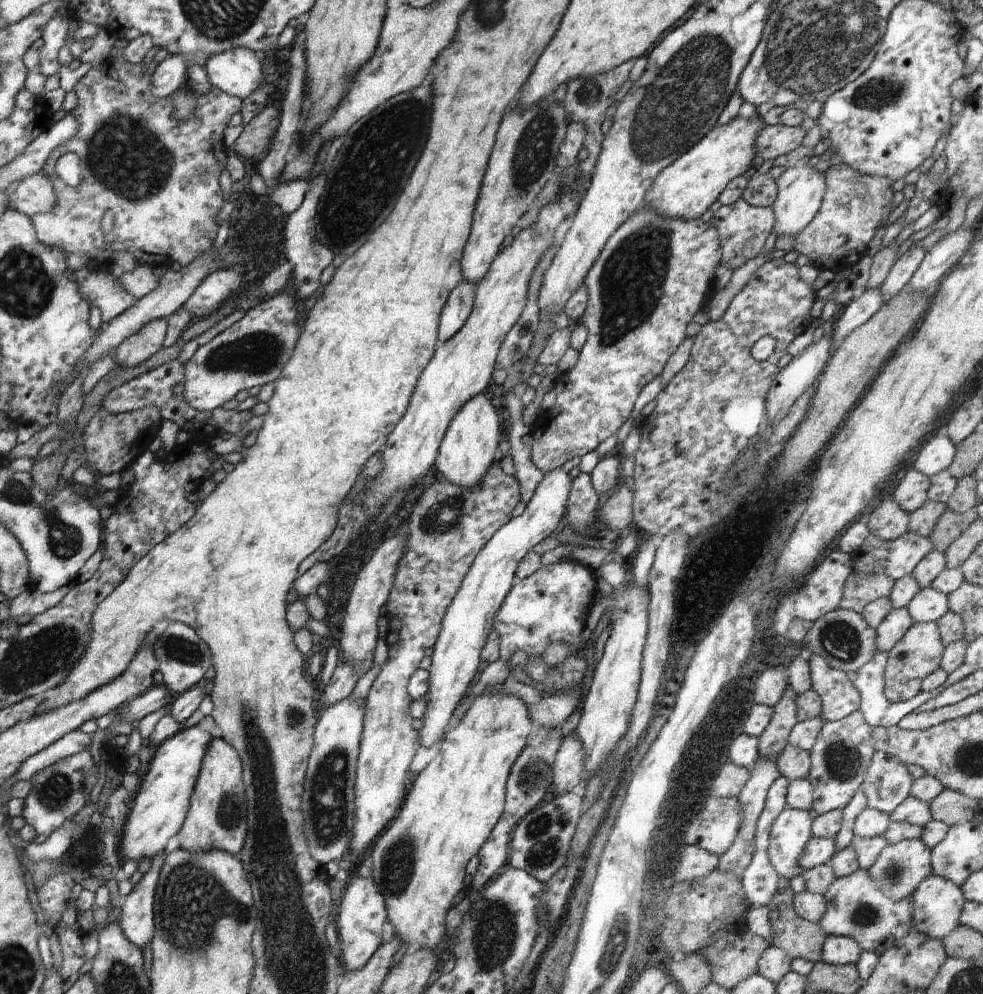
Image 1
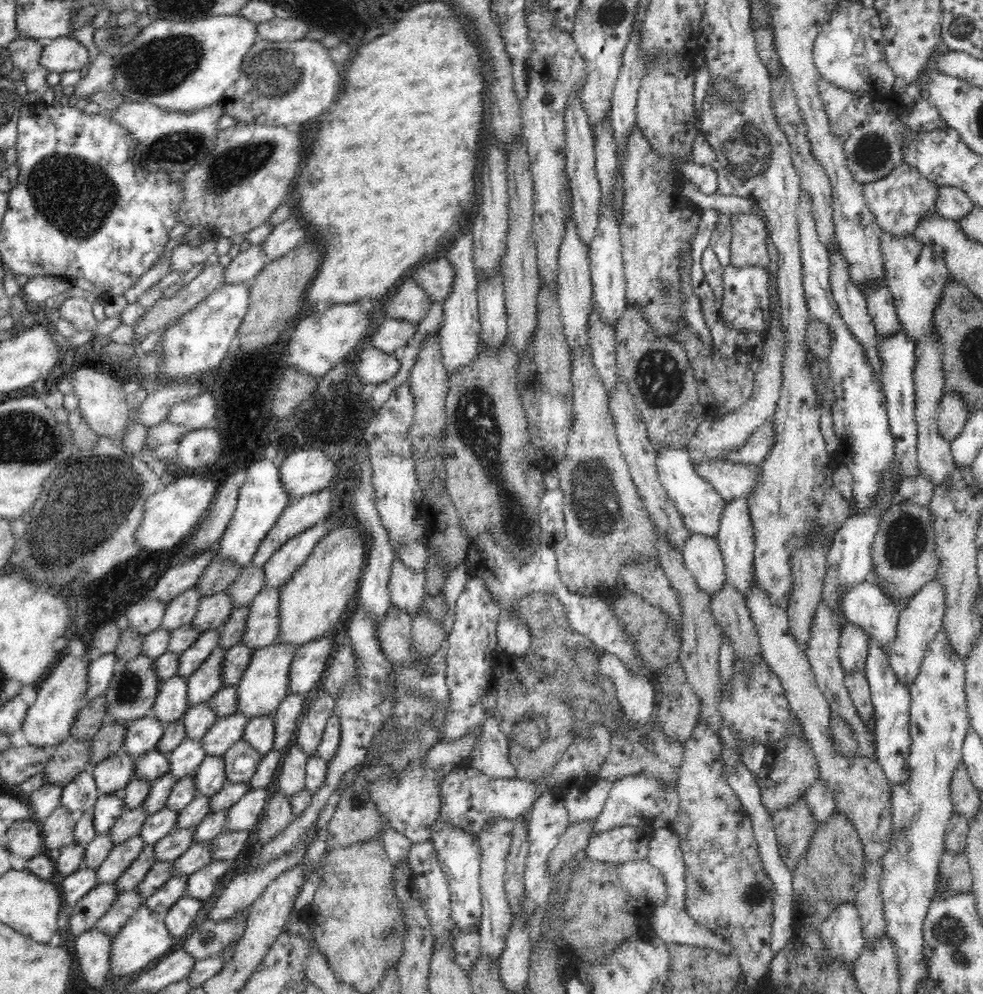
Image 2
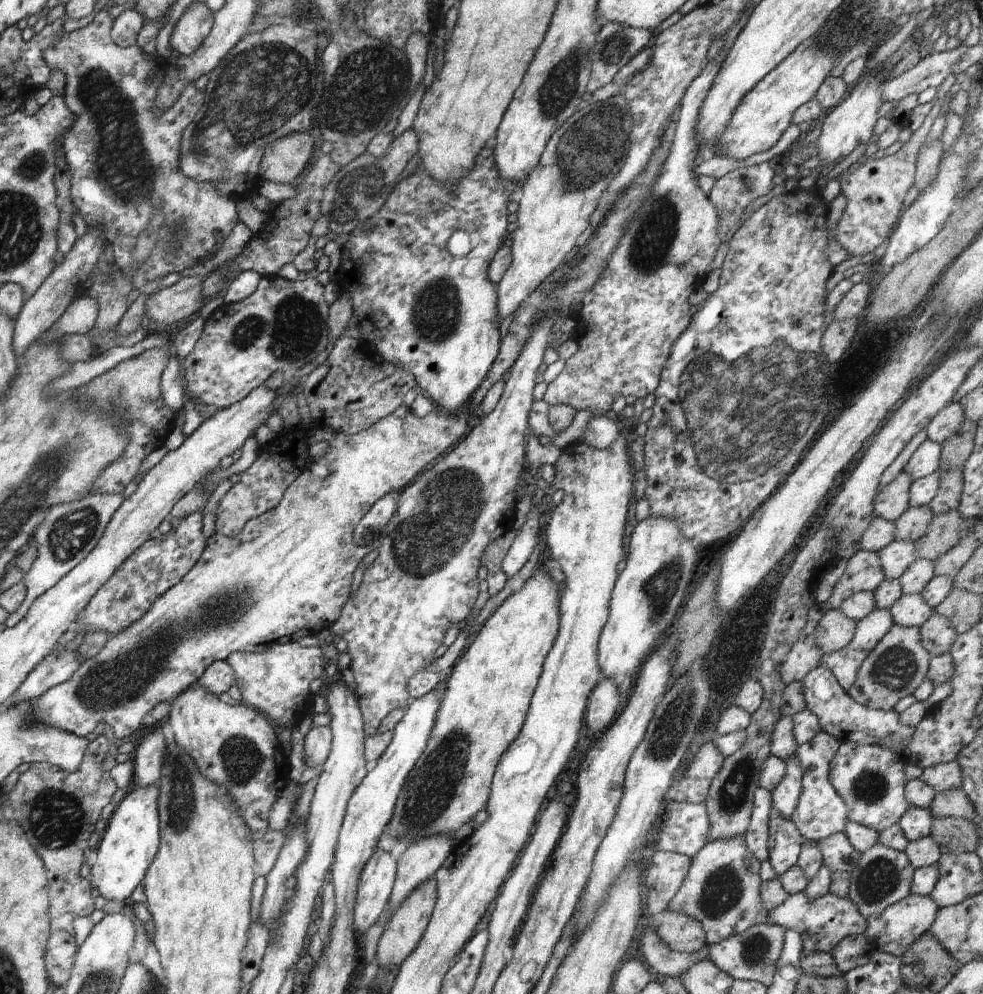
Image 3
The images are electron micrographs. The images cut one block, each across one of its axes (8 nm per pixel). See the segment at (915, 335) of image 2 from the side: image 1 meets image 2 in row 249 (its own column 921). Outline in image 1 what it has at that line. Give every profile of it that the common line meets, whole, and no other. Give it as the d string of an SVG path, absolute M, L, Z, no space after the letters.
M932 875L925 878L918 888L910 895L912 898L912 927L917 928L920 934L926 934L926 938L942 940L948 936L958 925L963 904L967 900L954 882Z

